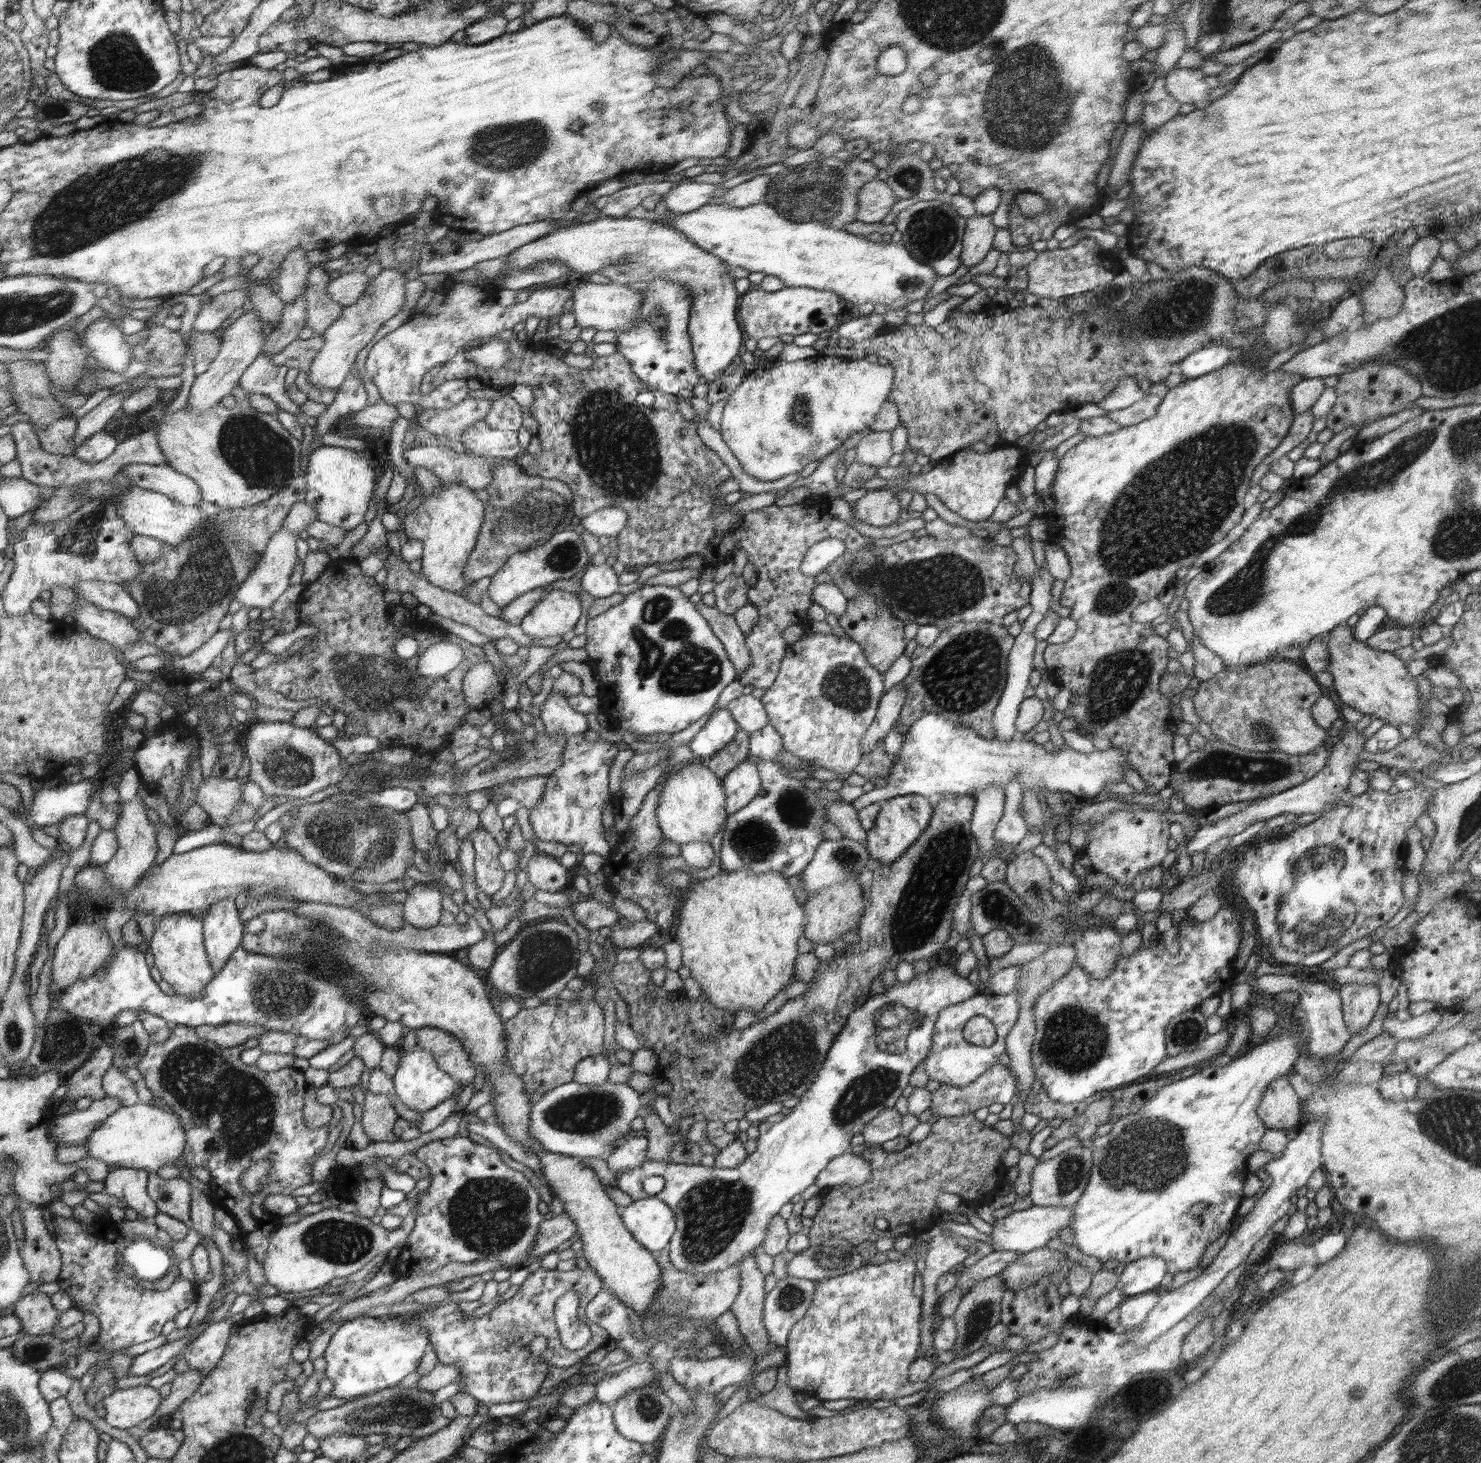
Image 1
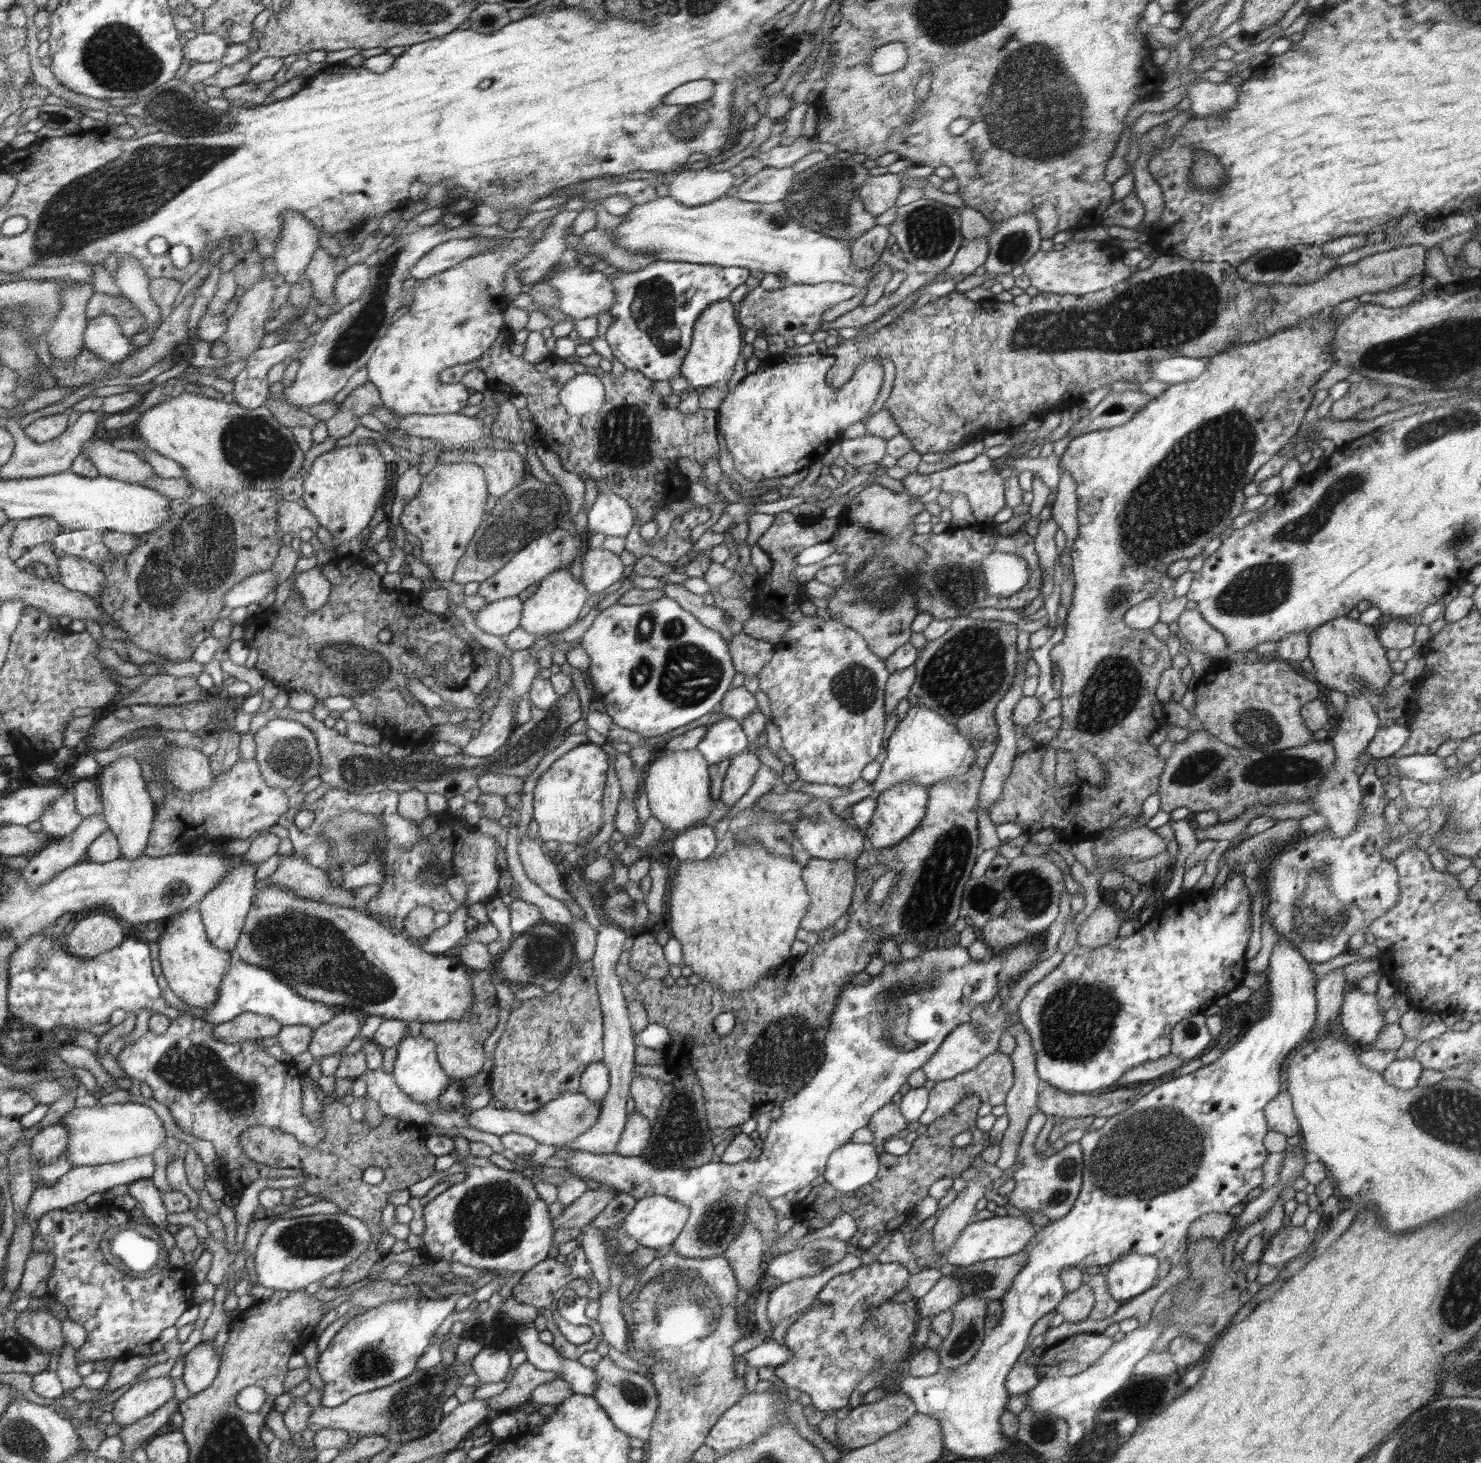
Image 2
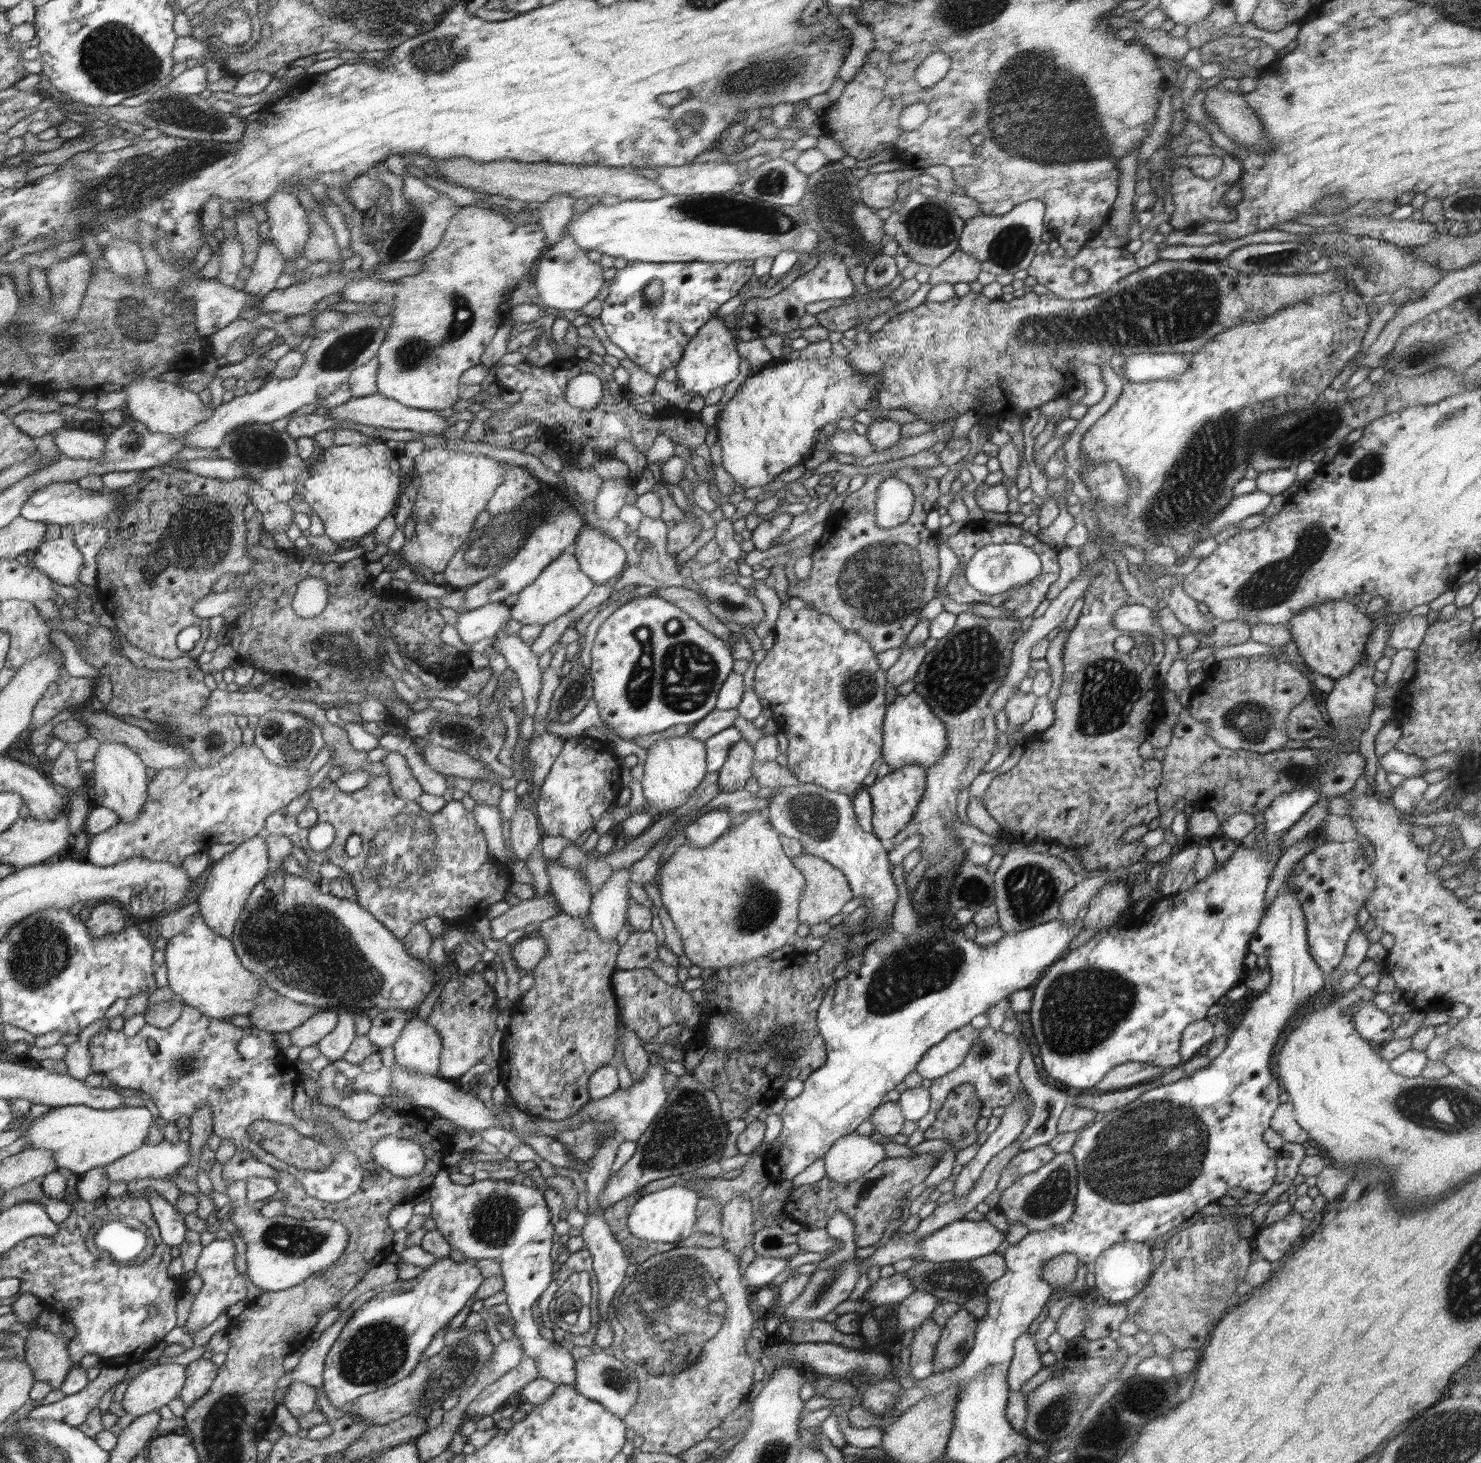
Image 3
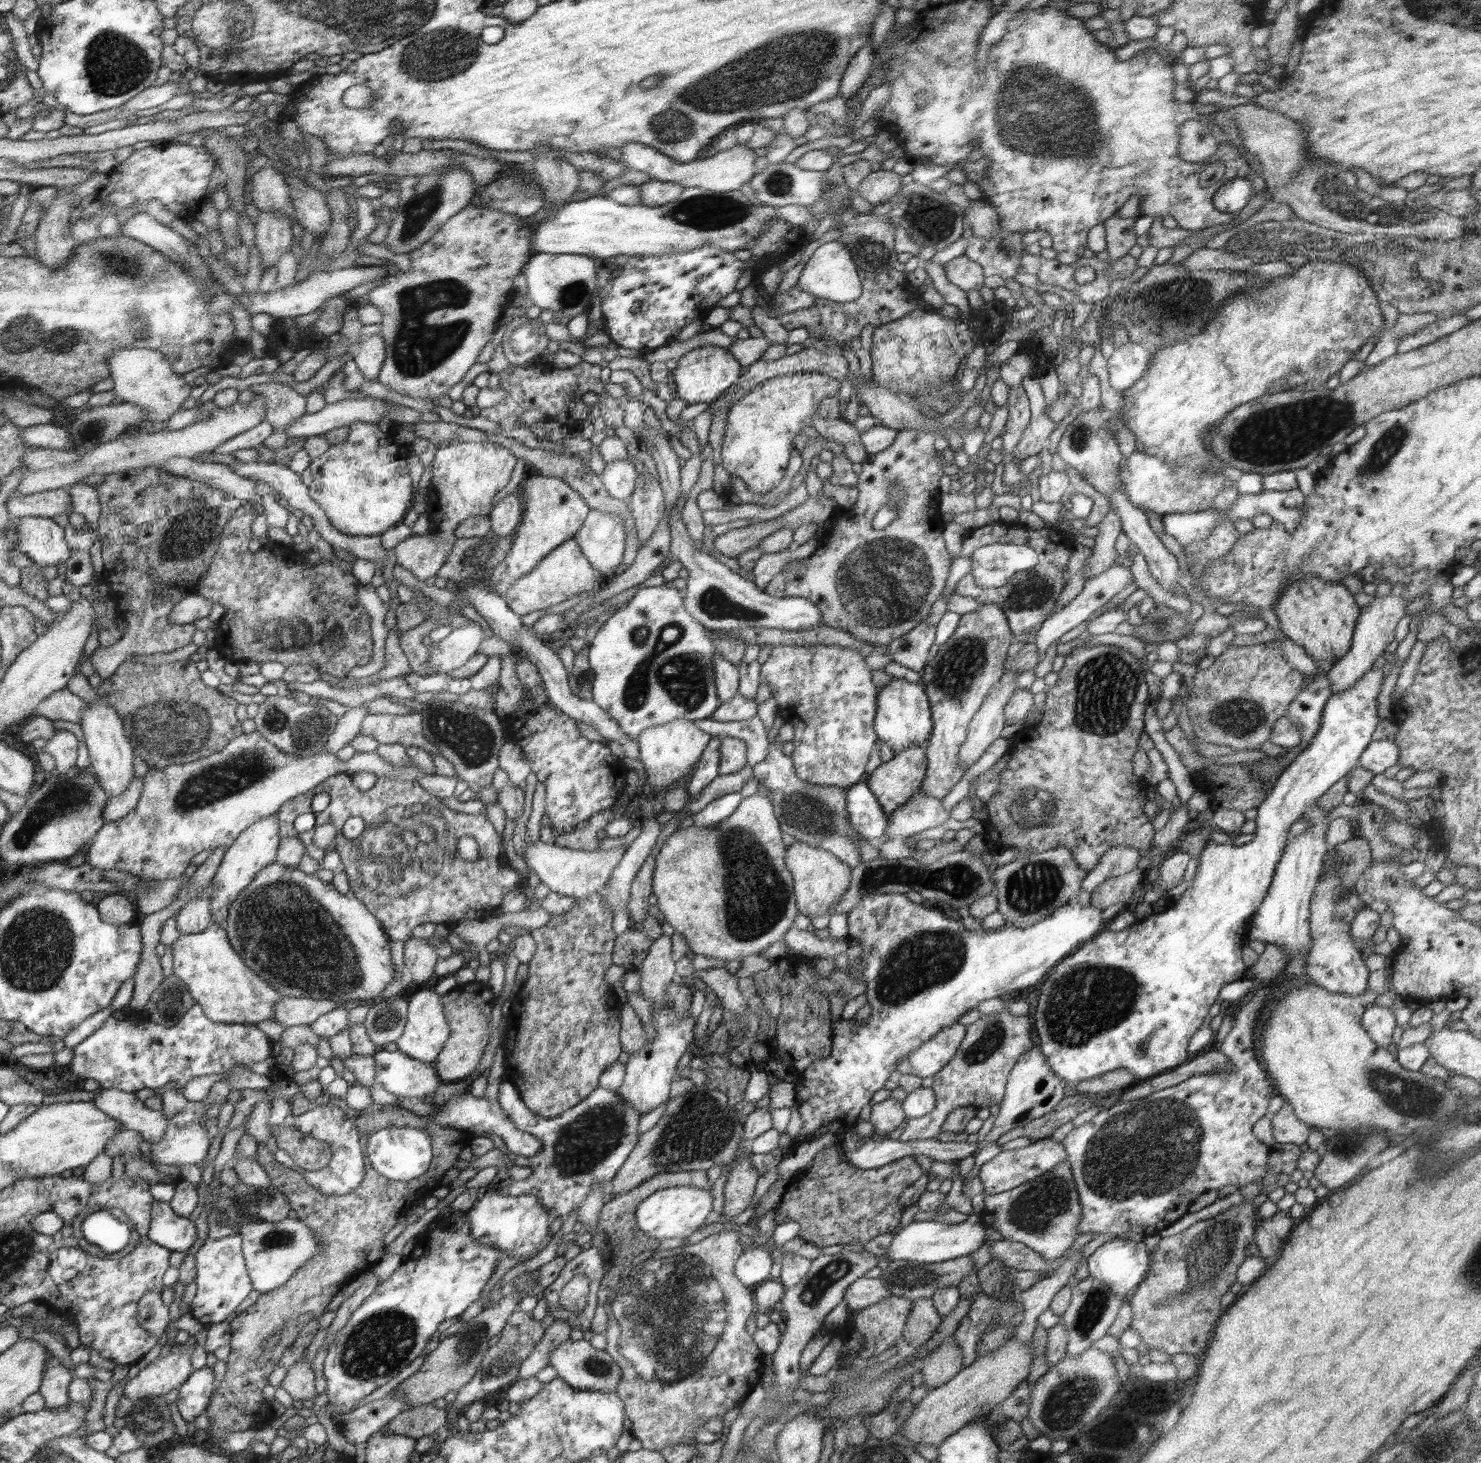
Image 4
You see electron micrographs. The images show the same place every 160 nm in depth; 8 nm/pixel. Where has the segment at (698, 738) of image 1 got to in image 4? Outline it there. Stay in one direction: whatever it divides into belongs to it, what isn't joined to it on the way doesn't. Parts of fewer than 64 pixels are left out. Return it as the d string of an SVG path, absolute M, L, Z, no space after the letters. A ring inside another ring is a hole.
M722 736L713 737L712 740L710 740L704 756L698 761L698 767L695 768L693 774L690 775L690 778L686 782L686 790L688 796L690 796L688 800L694 801L698 797L700 791L720 774L721 737Z

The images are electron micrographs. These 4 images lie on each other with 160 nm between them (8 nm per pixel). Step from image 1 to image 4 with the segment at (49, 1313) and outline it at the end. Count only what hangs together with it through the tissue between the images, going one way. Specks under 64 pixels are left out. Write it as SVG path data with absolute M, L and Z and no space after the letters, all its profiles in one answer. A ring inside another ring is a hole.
M50 1353L49 1359L46 1359L46 1376L40 1388L46 1407L60 1410L70 1404L69 1384L73 1383L73 1378L71 1370Z

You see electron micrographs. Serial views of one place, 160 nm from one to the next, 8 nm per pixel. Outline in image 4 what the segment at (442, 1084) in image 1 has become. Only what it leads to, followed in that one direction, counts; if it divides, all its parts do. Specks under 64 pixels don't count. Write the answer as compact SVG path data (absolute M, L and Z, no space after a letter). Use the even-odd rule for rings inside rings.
M420 989L410 996L407 1003L405 1029L396 1041L396 1046L400 1052L406 1053L406 1056L414 1060L433 1064L452 1034L449 1021L446 1020L445 1005L442 1004L441 995L436 990Z

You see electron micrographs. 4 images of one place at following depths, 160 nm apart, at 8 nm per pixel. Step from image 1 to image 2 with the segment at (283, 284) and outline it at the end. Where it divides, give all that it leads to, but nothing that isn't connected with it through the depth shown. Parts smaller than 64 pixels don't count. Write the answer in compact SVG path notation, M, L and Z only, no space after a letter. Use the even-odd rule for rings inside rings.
M294 209L282 213L282 221L283 228L281 228L281 234L279 234L277 255L273 256L273 258L278 275L284 276L286 283L294 285L305 276L306 267L312 260L314 251L319 247L318 238L320 238L320 235L319 230L312 226L308 218L304 217L300 212L294 211Z

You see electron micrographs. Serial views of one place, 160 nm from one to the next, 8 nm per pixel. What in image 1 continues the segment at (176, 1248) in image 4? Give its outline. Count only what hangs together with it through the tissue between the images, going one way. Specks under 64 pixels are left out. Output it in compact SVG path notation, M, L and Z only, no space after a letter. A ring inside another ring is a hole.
M112 1166L106 1176L103 1192L126 1202L126 1206L136 1210L140 1216L150 1218L160 1209L153 1197L149 1195L148 1182L148 1174L140 1170Z

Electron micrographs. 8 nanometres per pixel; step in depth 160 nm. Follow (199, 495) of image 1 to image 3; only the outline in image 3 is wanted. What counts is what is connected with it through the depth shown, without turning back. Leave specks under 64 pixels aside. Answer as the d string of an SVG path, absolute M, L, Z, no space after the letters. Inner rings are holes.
M77 426L60 428L52 434L57 449L64 457L92 460L105 454L106 438L98 433Z

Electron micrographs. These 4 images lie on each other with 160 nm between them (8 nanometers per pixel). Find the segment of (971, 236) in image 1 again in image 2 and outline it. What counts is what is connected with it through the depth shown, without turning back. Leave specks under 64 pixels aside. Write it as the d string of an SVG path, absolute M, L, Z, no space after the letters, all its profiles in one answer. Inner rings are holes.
M978 237L975 239L968 239L961 244L958 252L955 254L954 260L950 267L938 275L932 276L932 281L928 284L938 281L946 281L949 278L954 278L954 276L964 276L968 277L974 275L976 269L983 266L986 263L986 259L989 253L989 244L986 237Z

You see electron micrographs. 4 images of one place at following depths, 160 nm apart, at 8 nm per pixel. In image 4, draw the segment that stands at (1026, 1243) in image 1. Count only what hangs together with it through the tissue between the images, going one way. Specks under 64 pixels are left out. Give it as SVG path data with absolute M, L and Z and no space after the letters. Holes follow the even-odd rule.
M981 1214L968 1215L967 1220L958 1224L944 1222L915 1222L908 1224L898 1234L891 1236L892 1243L888 1249L888 1256L893 1260L913 1260L918 1262L944 1262L961 1256L969 1256L976 1252L986 1240L986 1229Z

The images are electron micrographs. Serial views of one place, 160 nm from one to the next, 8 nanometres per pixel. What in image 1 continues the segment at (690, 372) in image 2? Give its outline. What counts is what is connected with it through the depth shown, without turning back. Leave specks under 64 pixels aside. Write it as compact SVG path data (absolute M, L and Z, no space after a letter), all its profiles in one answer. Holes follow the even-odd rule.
M601 215L592 218L585 218L583 221L572 225L566 223L564 227L554 229L550 234L523 244L520 248L513 250L507 256L512 269L526 269L536 263L544 263L545 260L557 258L561 260L569 271L574 271L574 277L588 277L591 274L601 274L610 279L611 283L632 286L636 282L654 281L664 279L676 283L682 282L682 287L690 289L691 311L689 316L689 335L692 337L693 355L695 365L703 380L710 383L715 381L720 372L733 364L732 358L740 354L742 346L742 328L736 320L736 306L738 306L738 291L734 288L734 280L728 274L728 264L722 262L720 257L714 253L706 252L706 249L699 247L693 240L690 240L683 232L670 225L652 222L652 218L610 218Z

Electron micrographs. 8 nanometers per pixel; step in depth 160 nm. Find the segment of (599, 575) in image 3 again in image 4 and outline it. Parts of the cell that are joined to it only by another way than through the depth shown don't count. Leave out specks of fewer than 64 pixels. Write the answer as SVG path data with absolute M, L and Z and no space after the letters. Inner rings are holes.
M591 510L575 539L599 574L624 567L625 524L619 514Z

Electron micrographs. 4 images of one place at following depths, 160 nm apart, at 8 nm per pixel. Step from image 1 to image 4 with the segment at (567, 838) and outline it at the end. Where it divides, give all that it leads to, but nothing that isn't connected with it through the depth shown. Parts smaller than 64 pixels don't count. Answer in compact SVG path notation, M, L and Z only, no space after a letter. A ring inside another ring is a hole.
M520 655L518 656L518 665L514 666L514 672L523 686L523 695L518 709L506 717L508 732L526 753L531 772L534 772L537 780L544 785L545 814L550 819L551 827L555 832L570 832L581 822L616 804L618 796L624 792L624 782L626 782L624 776L627 775L629 769L624 766L623 760L616 758L608 750L608 746L584 738L572 717L562 711L557 712L556 709L550 708L551 702L546 697L542 676L538 673L538 666L534 665L534 662L528 660L526 656Z

